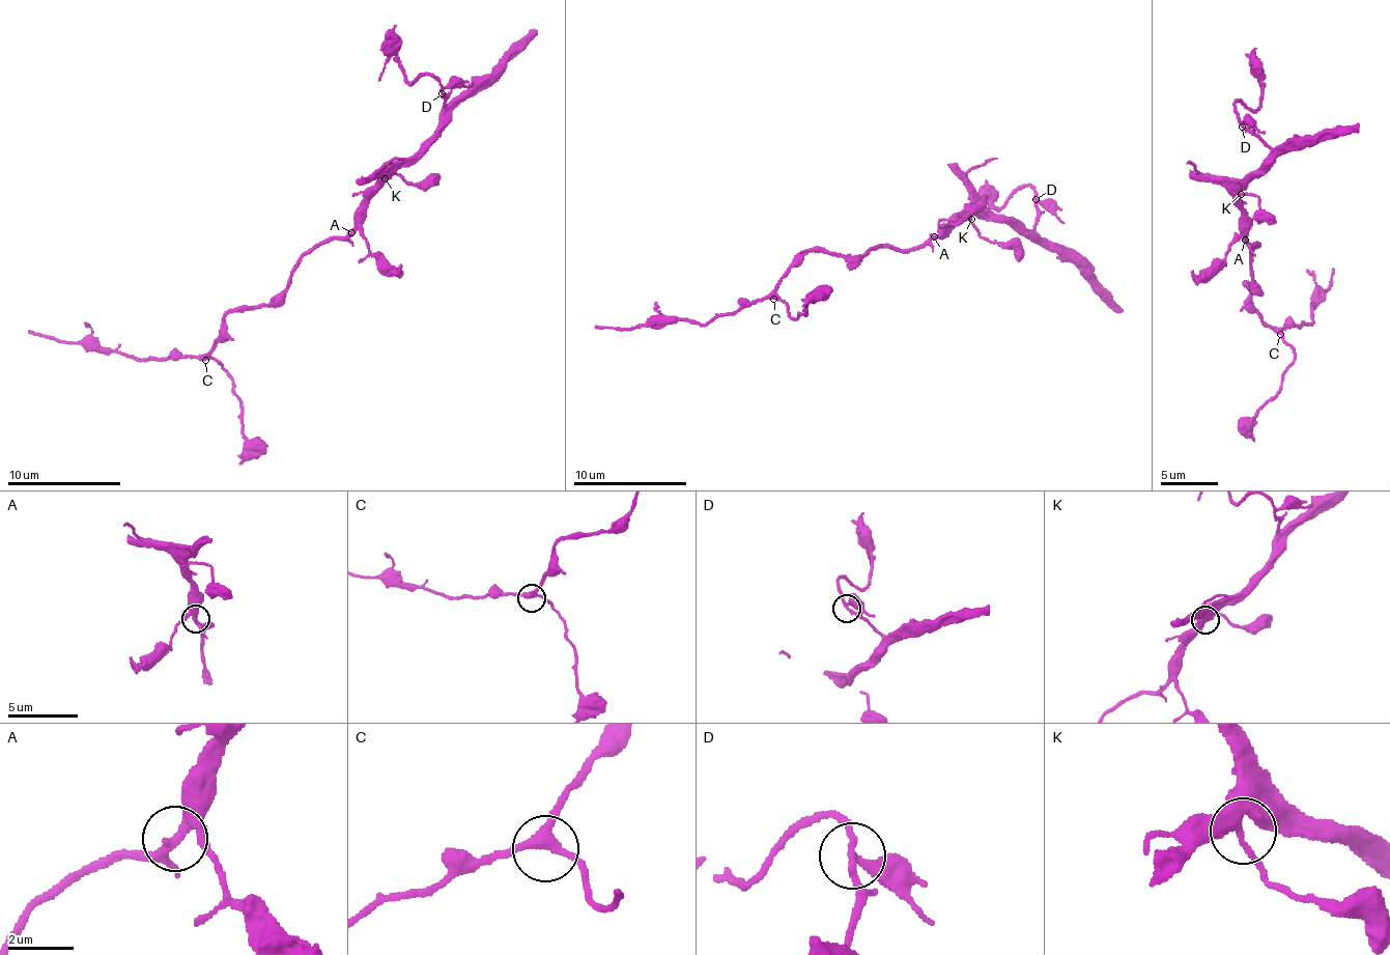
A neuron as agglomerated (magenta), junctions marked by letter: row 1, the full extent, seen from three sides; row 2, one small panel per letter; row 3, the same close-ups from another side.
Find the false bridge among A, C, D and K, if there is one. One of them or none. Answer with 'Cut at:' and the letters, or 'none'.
Cut at: none

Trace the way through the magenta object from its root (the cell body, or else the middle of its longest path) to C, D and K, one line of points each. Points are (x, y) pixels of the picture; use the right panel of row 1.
C: (1254, 246), (1250, 262), (1252, 286), (1250, 287), (1249, 282), (1246, 284), (1250, 286), (1250, 309), (1280, 334)
D: (1254, 246), (1246, 241), (1245, 207), (1237, 191), (1242, 189), (1241, 183), (1261, 168), (1270, 148), (1242, 127)
K: (1254, 246), (1246, 241), (1245, 207), (1241, 194)

